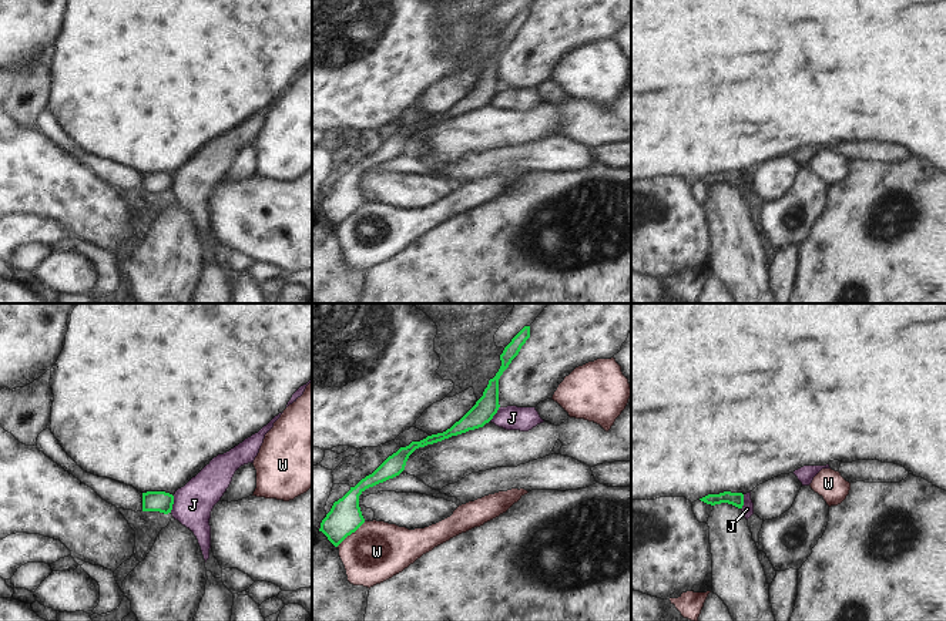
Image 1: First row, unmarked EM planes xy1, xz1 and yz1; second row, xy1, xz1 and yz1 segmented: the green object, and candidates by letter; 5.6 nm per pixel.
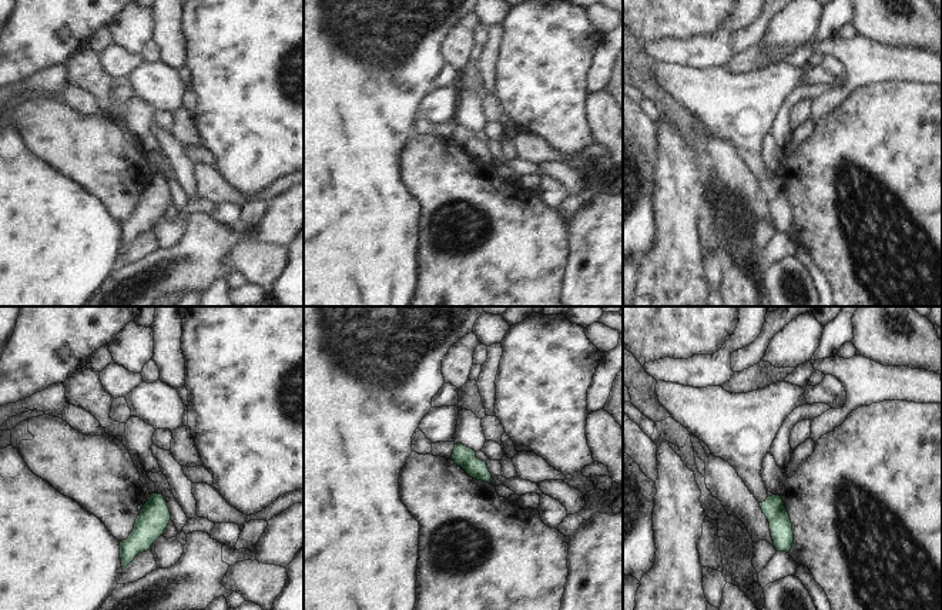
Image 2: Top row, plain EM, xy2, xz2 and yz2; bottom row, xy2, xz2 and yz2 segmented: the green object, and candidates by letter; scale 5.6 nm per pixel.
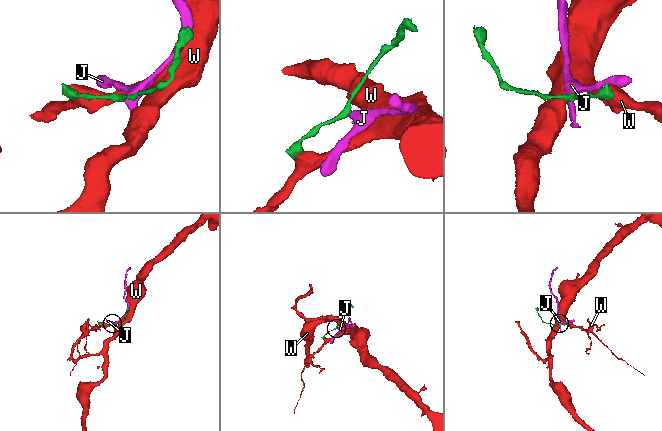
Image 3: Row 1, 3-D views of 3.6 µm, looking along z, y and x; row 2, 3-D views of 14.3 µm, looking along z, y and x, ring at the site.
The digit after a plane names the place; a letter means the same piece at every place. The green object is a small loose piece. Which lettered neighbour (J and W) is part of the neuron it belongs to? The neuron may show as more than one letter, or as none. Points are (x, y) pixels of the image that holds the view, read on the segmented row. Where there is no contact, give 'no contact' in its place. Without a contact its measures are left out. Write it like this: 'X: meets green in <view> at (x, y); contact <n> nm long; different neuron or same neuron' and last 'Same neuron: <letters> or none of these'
J: meets green in xy1 at (173, 503); contact 110 nm long; different neuron
W: meets green in xz1 at (351, 533); contact 220 nm long; different neuron
Same neuron: none of these

